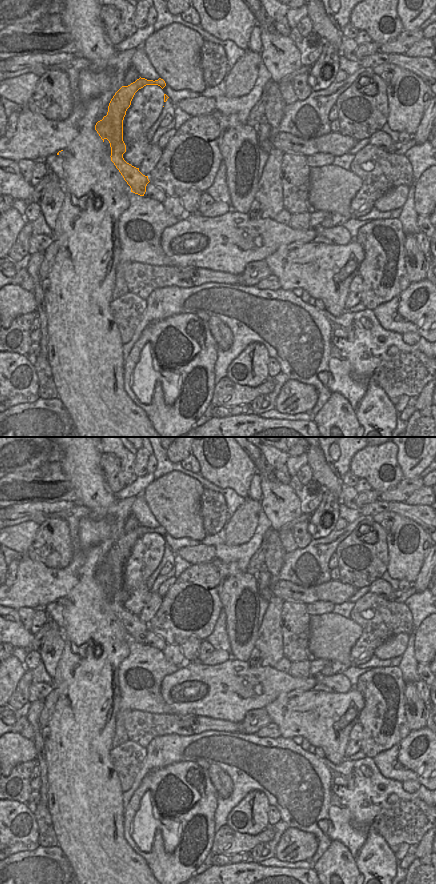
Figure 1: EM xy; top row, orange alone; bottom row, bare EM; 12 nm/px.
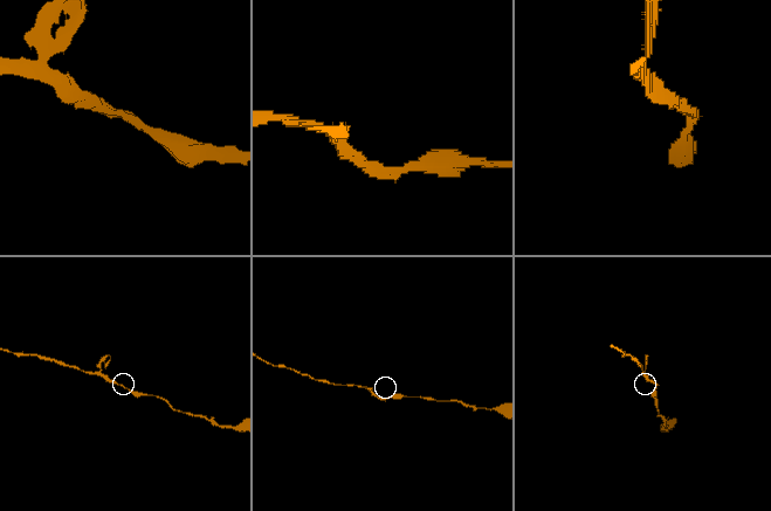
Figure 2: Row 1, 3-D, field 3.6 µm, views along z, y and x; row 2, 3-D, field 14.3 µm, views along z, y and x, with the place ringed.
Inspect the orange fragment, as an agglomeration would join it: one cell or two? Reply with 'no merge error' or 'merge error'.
merge error

